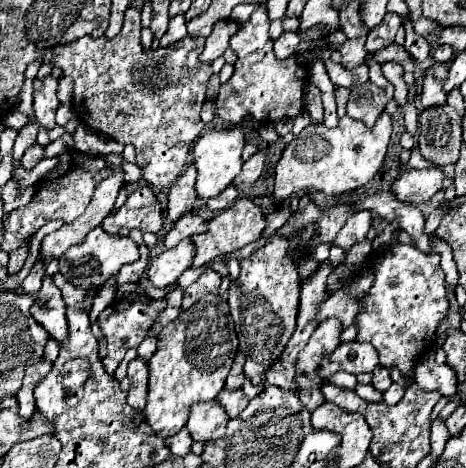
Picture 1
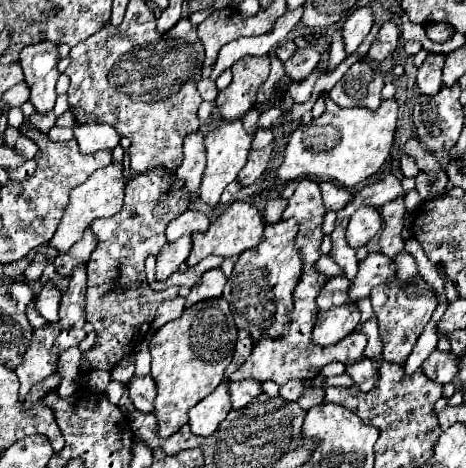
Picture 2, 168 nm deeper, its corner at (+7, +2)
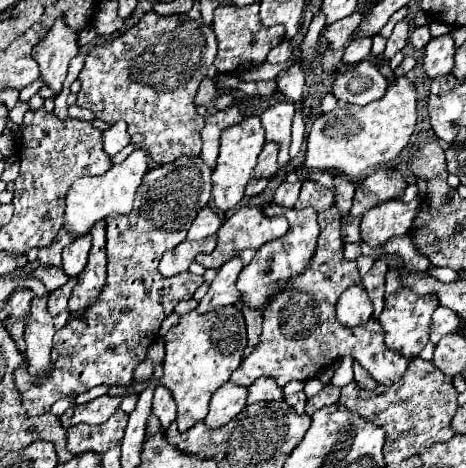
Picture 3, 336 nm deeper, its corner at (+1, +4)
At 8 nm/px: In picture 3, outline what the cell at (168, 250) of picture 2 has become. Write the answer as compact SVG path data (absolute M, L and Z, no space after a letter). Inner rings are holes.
M215 236L197 240L197 242L181 242L179 246L167 250L159 262L159 272L163 276L175 276L179 272L185 272L189 264L195 260L199 252L211 252L215 248Z

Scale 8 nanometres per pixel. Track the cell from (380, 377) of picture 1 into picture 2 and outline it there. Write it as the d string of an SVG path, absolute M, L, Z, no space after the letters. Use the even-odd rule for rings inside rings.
M363 360L359 364L349 364L347 374L355 380L361 392L369 392L377 382L377 368L369 360Z

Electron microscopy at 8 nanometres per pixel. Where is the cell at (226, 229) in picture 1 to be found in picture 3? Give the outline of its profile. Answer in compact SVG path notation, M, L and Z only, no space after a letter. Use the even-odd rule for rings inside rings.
M243 206L231 218L227 218L223 222L223 226L217 230L217 246L215 246L215 250L211 254L199 254L195 258L195 262L203 264L205 268L219 268L219 266L223 266L223 262L227 262L229 258L237 256L239 250L259 248L269 240L281 238L285 232L287 232L287 220L285 218L267 218L261 208Z

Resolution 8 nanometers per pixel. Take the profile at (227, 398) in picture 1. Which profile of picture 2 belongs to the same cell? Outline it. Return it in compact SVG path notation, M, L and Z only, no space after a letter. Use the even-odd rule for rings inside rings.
M241 380L241 382L231 384L231 402L233 402L233 408L239 410L239 408L247 406L261 392L263 392L263 386L257 380Z

